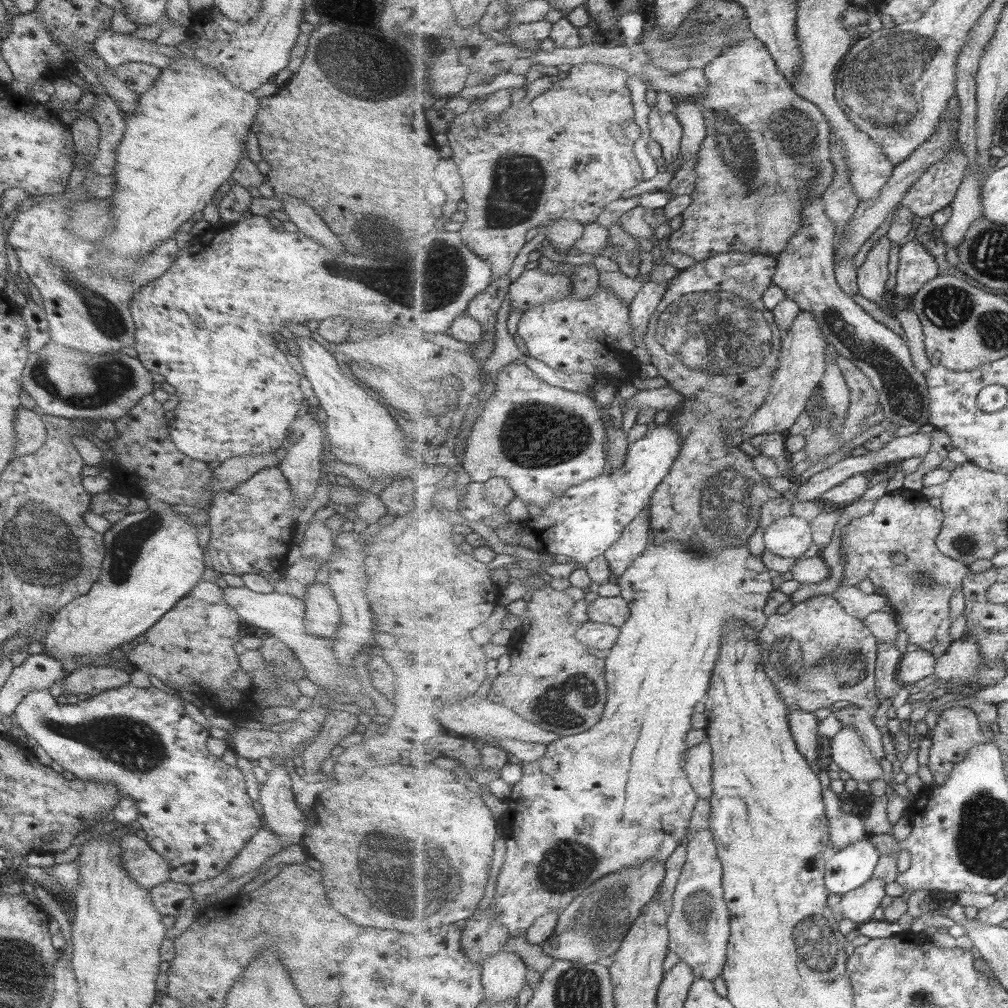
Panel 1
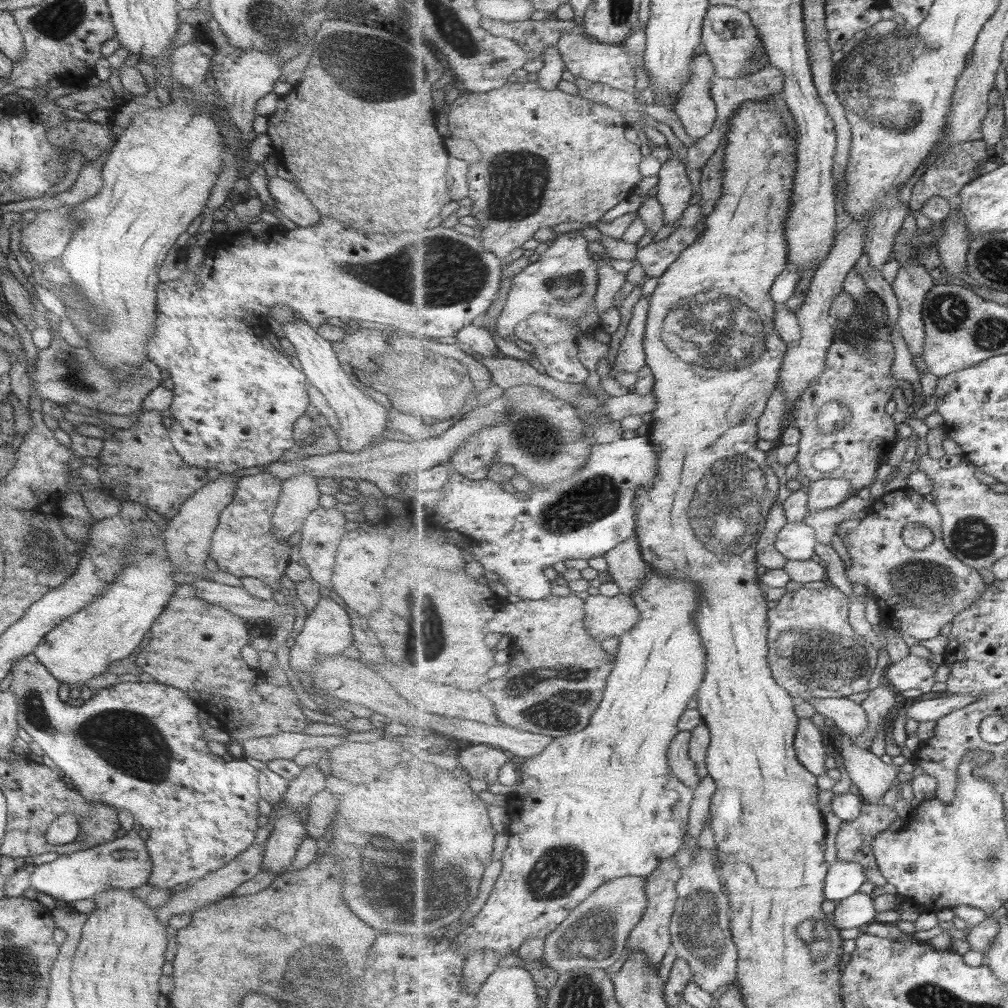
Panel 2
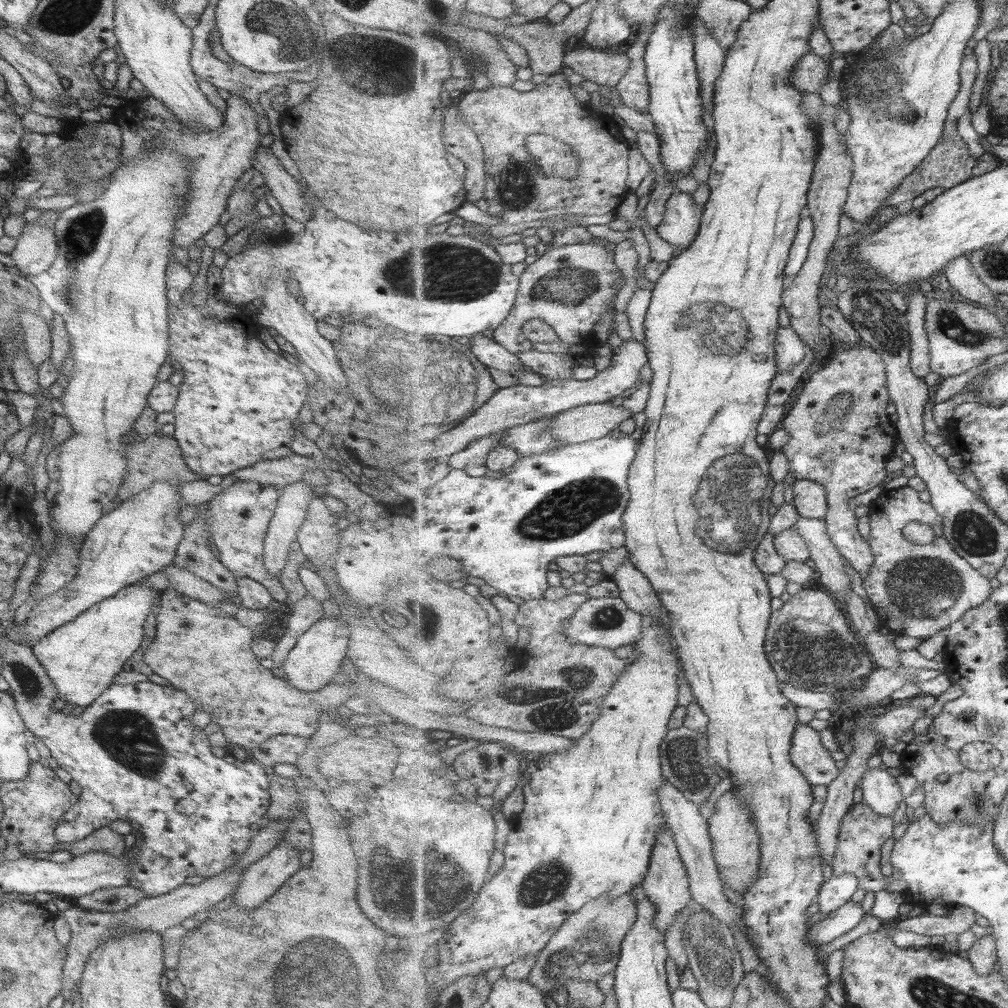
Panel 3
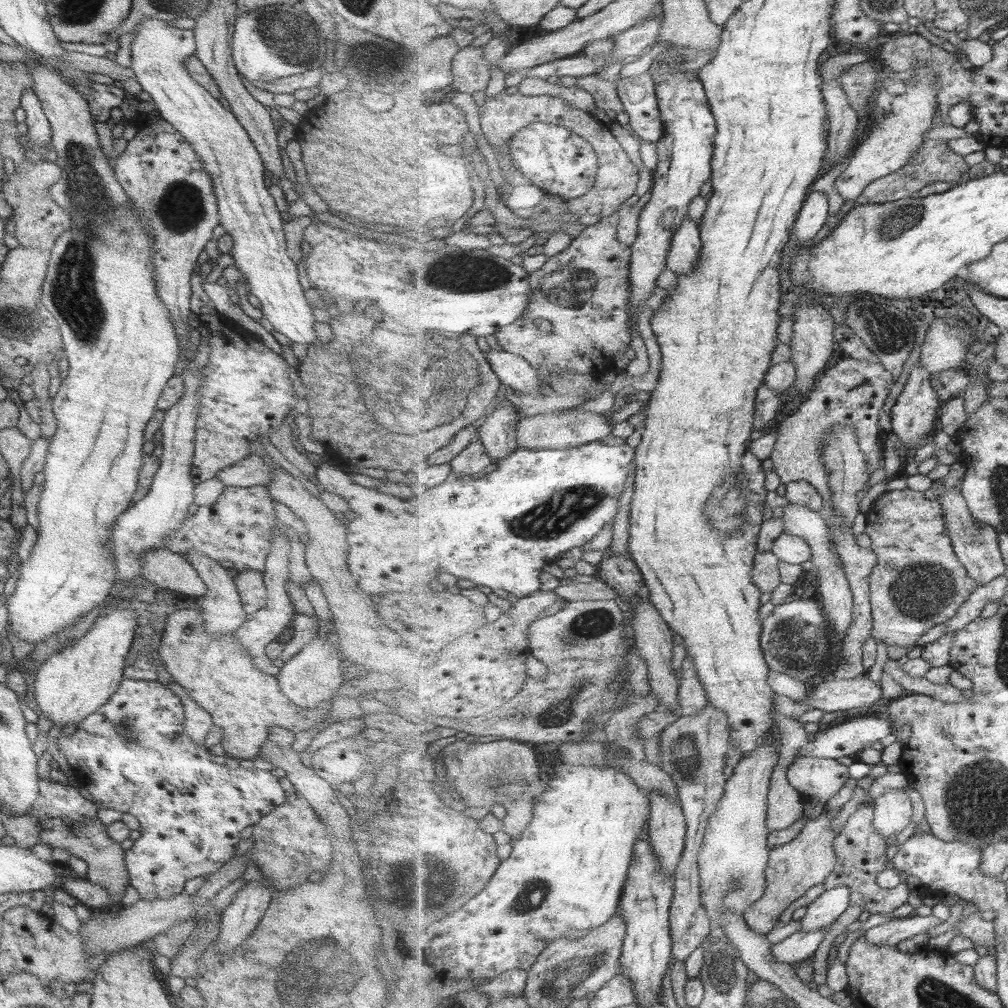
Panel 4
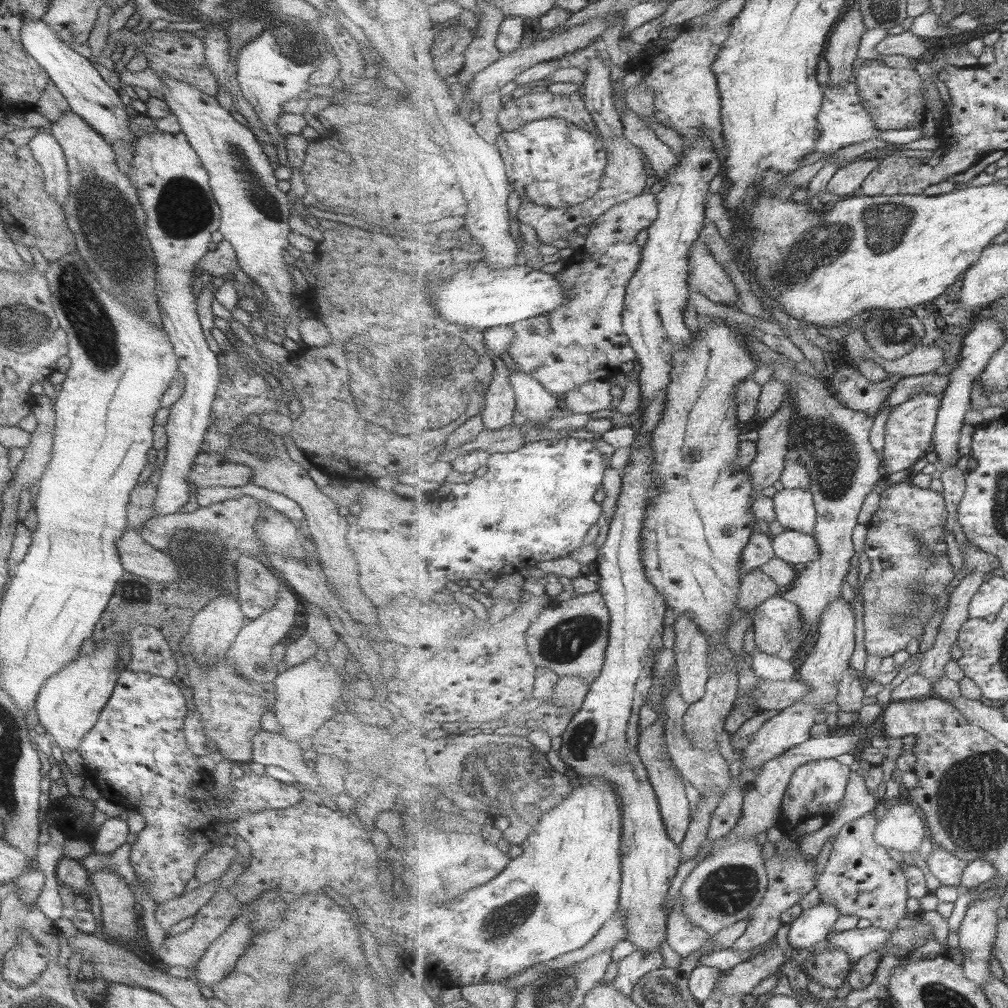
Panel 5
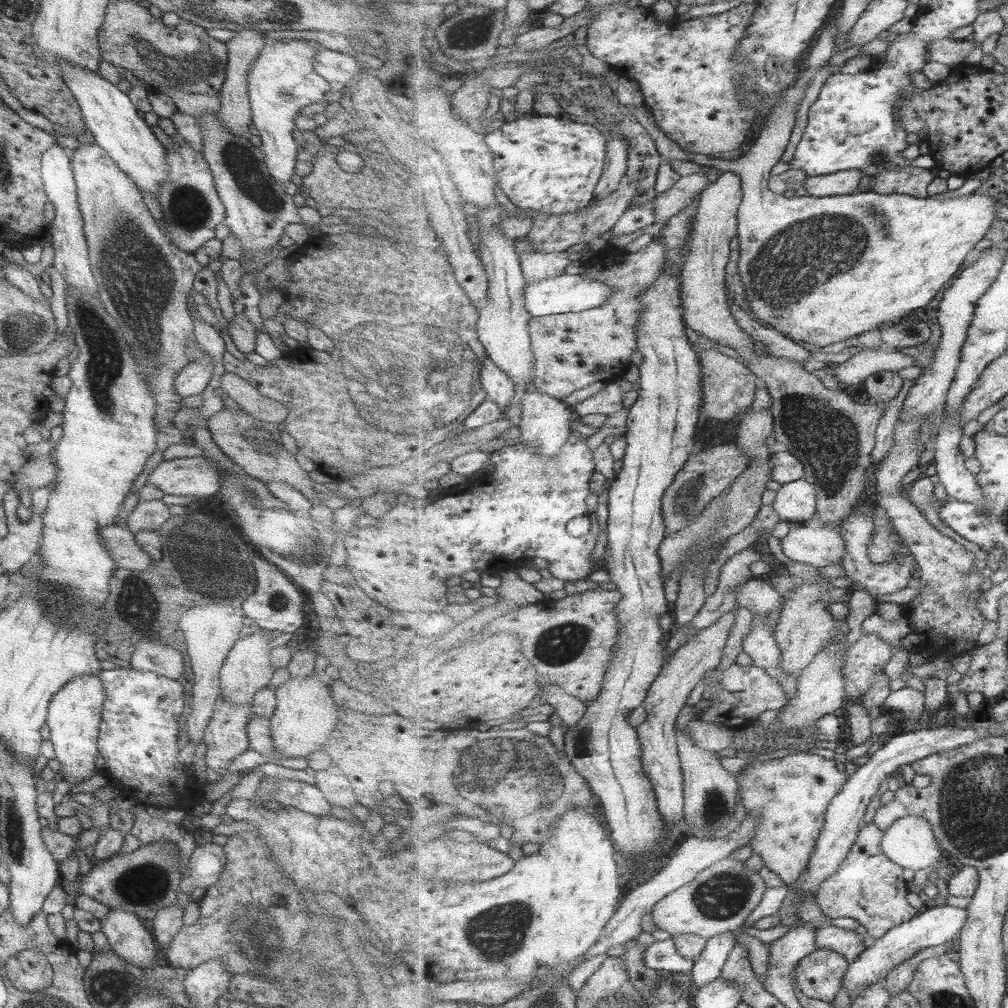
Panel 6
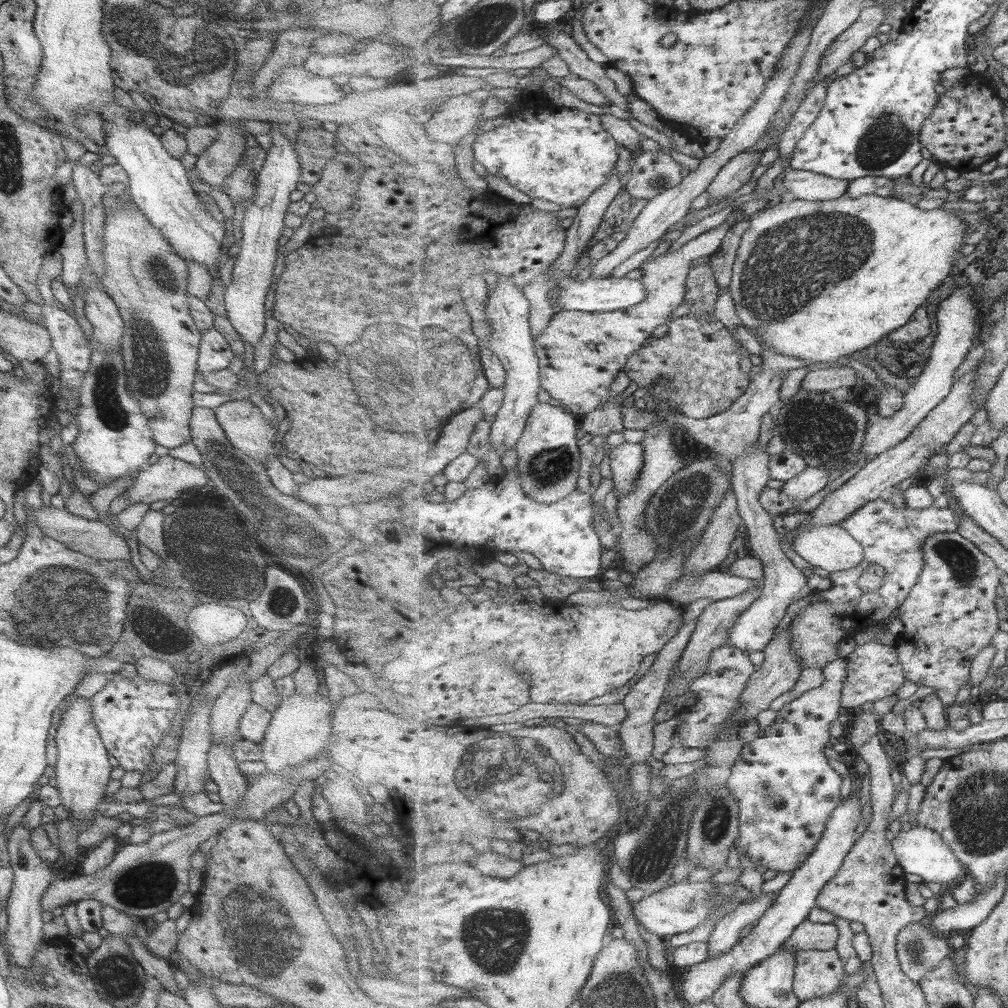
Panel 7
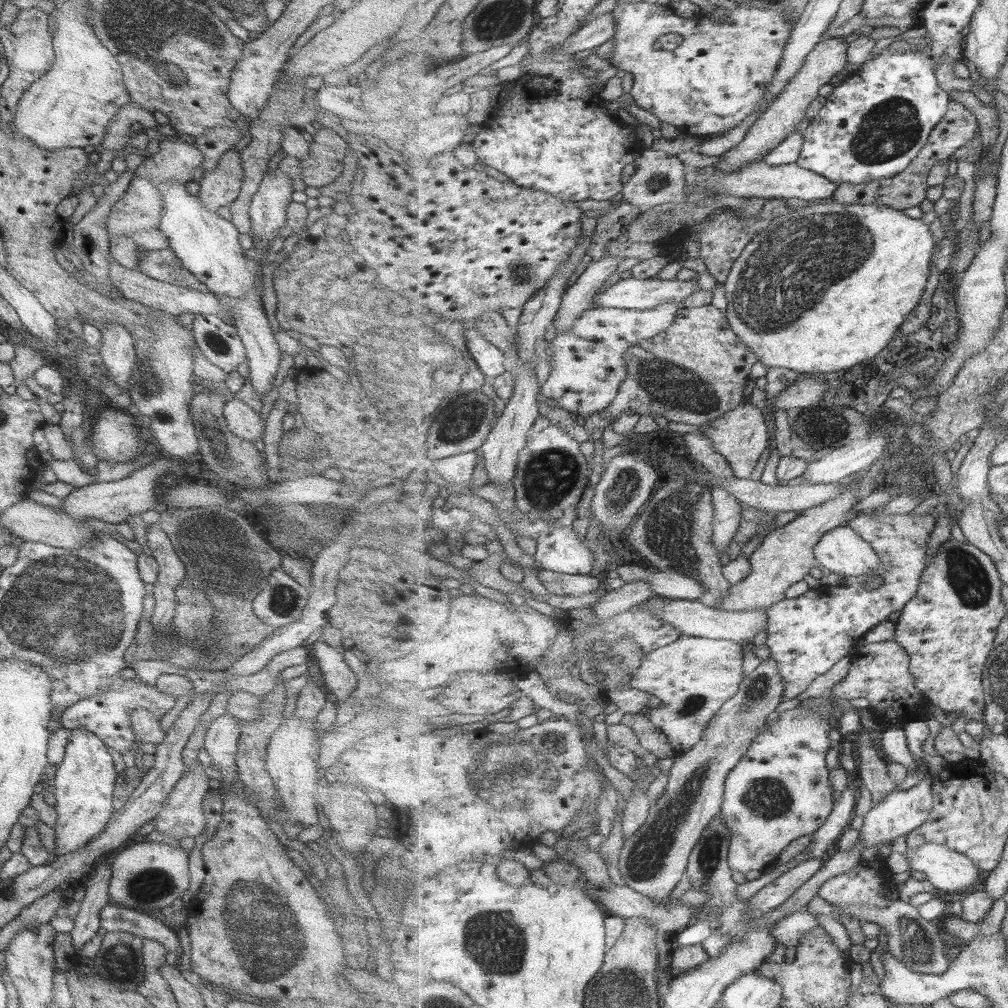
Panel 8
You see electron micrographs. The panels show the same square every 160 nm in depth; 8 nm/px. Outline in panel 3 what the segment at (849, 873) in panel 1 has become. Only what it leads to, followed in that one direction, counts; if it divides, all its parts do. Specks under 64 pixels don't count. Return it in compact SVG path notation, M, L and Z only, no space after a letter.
M855 875L831 876L823 883L823 888L817 898L821 914L828 917L844 904L851 902L860 888L859 883Z

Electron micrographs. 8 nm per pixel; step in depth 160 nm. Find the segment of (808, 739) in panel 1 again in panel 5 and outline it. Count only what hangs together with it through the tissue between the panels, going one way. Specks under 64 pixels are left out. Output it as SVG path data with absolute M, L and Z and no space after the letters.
M835 759L814 760L800 766L794 773L789 785L785 791L782 802L782 818L784 822L779 823L784 837L776 842L776 853L778 854L796 854L800 852L802 846L800 842L808 833L817 832L825 828L831 817L839 810L847 782L851 774L851 768L848 765L840 764Z

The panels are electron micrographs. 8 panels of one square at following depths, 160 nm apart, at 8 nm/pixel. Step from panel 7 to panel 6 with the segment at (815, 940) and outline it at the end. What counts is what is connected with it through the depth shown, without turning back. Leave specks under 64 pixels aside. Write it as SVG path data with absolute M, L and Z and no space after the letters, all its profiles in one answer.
M824 924L817 929L816 945L818 949L827 949L835 952L843 953L847 960L855 962L857 957L865 950L865 945L868 946L872 942L869 936L861 939L861 935L855 930L848 931L840 926L833 924Z

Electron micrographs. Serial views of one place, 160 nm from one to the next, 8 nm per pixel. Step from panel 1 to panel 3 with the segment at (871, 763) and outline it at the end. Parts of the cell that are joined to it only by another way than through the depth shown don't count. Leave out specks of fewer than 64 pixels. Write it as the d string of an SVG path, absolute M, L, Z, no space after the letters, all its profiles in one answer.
M878 767L866 773L859 785L863 790L863 802L871 806L879 816L893 816L899 808L899 802L904 799L897 778Z

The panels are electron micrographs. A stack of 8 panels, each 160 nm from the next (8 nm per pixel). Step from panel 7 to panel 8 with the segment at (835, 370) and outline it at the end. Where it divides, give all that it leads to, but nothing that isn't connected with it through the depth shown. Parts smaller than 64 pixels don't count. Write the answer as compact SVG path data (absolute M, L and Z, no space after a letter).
M799 376L795 383L780 392L779 395L772 399L768 405L766 401L764 401L763 405L768 406L775 411L784 409L792 414L793 412L813 407L821 400L821 397L823 397L823 393L827 390L827 388L827 382L821 382L821 380L819 380L819 378L815 378L815 376Z

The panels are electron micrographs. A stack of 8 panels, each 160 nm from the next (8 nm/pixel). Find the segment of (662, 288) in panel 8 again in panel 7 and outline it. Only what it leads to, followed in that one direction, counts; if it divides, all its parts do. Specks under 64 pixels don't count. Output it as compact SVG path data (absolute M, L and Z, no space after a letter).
M627 277L593 278L585 280L566 279L559 285L559 306L562 310L583 311L590 313L615 312L637 306L647 300L648 288L641 279L629 279Z

